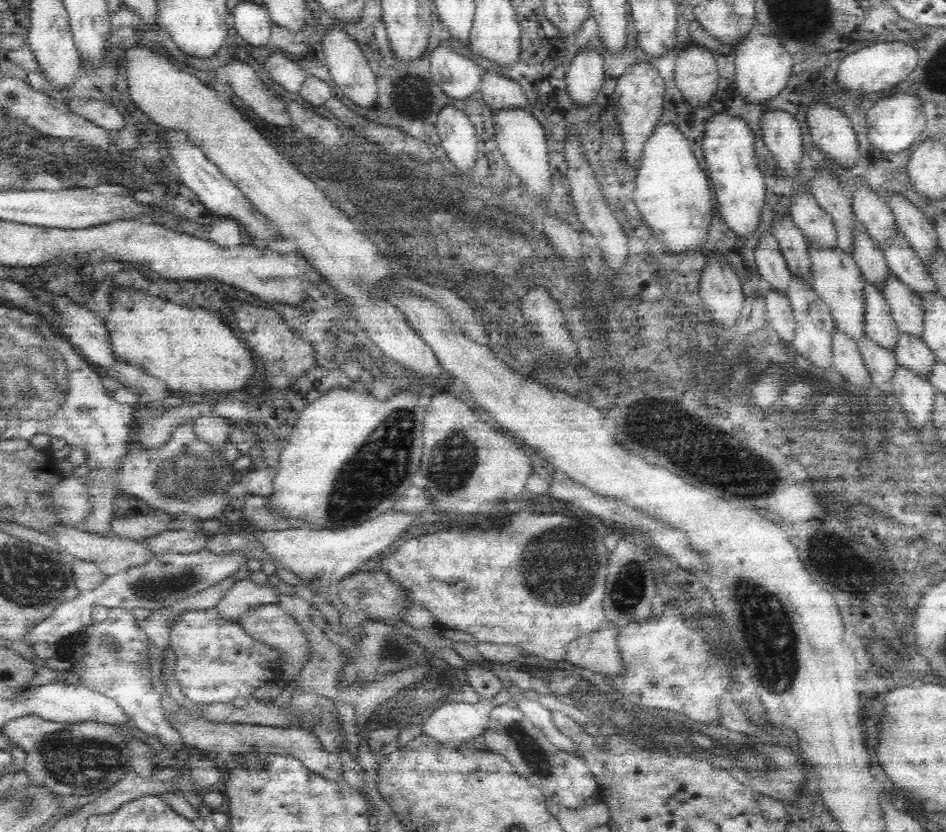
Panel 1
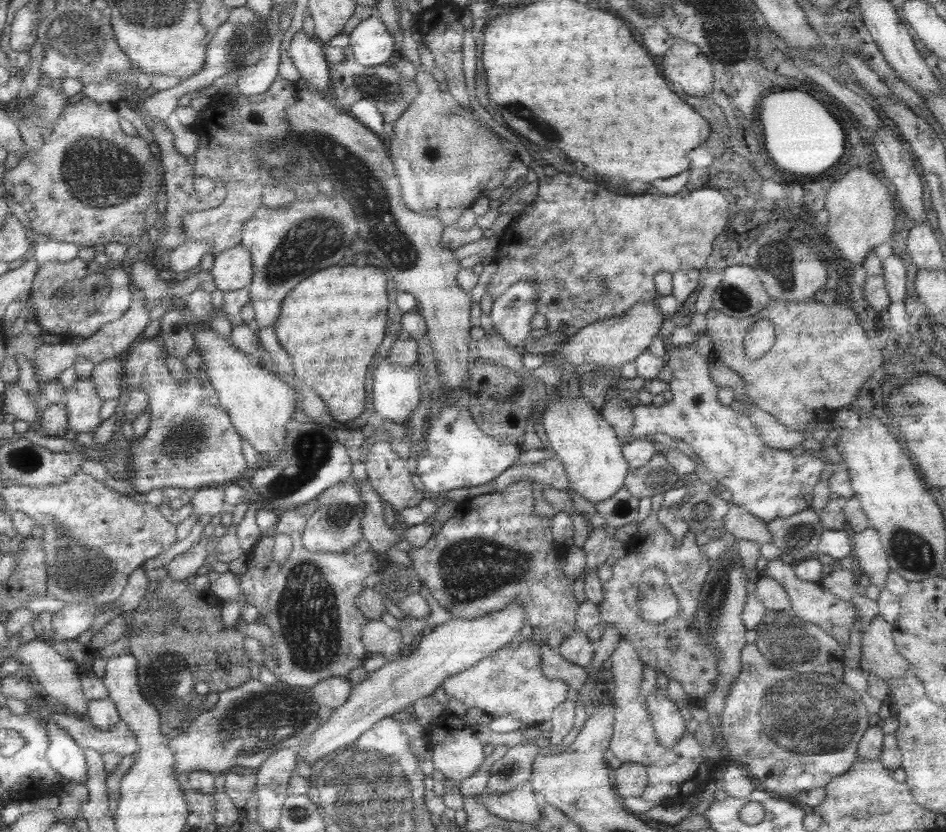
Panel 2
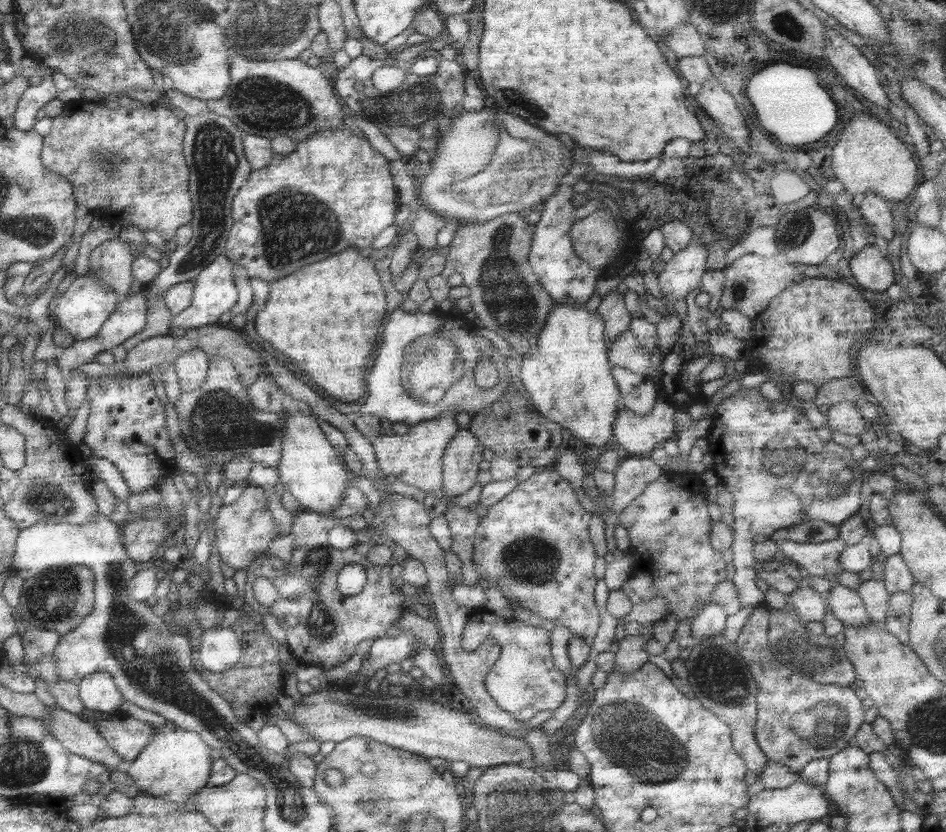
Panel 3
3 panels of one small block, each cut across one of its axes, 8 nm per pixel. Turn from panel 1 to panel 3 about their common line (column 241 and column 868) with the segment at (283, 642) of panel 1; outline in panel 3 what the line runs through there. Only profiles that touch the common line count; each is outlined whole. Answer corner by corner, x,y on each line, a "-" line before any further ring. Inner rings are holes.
833,584
833,588
825,596
827,596
829,612
839,622
843,622
845,626
861,628
861,626
869,626
871,624
871,620
867,618
867,610
865,610
857,590
845,588
841,584

